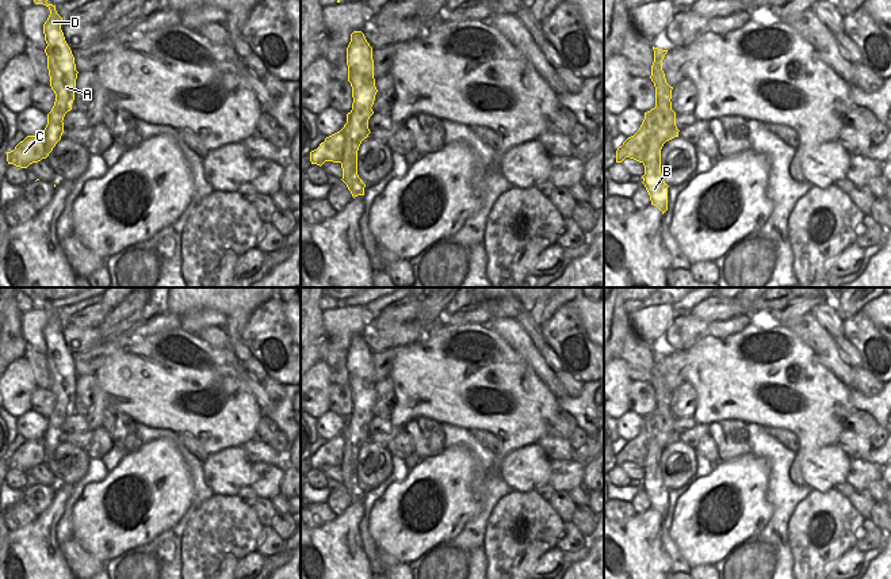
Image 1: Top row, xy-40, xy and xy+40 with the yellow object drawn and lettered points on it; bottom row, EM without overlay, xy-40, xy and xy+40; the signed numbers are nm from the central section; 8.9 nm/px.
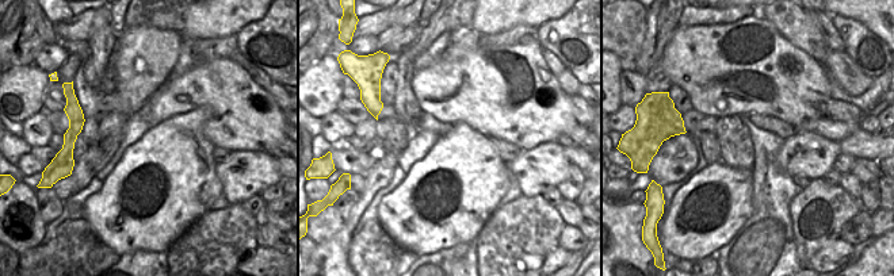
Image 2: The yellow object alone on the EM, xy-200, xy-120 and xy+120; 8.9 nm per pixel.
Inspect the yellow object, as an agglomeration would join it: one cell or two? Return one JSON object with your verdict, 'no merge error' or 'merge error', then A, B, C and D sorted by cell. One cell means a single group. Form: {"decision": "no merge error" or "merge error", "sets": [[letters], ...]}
{"decision": "merge error", "sets": [["A", "B", "D"], ["C"]]}

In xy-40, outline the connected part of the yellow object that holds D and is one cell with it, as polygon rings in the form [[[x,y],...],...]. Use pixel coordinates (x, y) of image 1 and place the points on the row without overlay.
[[[34,298],[35,308],[43,308],[50,313],[50,319],[43,328],[45,344],[47,347],[45,357],[47,359],[47,373],[50,391],[56,397],[56,405],[47,418],[47,428],[42,437],[45,462],[61,443],[64,426],[57,426],[61,414],[72,414],[76,396],[77,374],[74,361],[68,350],[61,334],[62,321],[57,317],[56,309],[47,308],[47,300]]]

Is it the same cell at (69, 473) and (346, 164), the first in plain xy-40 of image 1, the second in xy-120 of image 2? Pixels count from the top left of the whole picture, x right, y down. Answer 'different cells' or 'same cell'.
same cell

